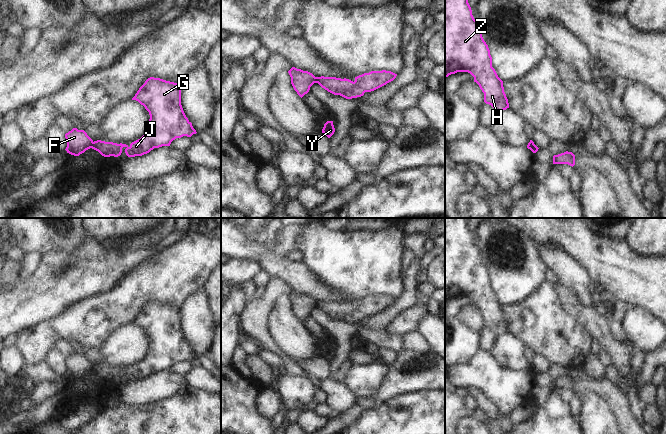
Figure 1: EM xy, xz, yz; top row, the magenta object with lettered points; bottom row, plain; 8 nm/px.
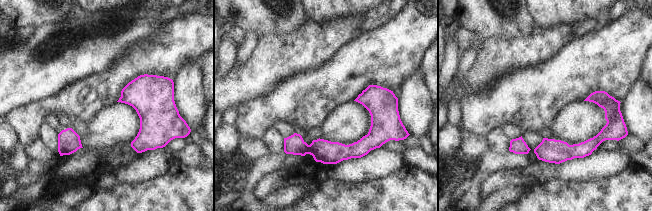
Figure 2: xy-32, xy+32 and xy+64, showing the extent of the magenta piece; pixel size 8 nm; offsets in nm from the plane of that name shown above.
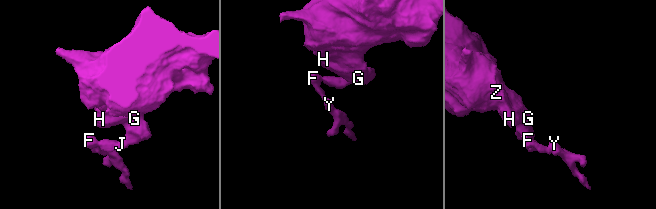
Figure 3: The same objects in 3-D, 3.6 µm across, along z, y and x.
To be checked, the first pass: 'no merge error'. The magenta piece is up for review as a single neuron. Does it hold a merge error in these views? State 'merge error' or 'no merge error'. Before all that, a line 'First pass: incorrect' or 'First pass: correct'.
First pass: incorrect
merge error

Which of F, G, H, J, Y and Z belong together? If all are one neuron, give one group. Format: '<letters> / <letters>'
F Y / G H J Z

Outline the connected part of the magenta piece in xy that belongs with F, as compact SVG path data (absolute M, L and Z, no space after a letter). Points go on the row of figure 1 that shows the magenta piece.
M73 128L71 131L65 134L67 141L66 151L67 153L79 156L86 150L91 148L93 140L87 135L84 130L78 130Z

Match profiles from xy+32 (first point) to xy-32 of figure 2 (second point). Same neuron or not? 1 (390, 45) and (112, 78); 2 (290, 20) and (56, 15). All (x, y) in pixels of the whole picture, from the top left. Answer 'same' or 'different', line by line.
1: same
2: same

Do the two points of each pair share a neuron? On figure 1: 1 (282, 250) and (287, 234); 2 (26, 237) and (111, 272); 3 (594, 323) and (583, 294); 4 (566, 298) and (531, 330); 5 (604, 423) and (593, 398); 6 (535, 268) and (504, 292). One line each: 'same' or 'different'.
1: same
2: different
3: different
4: different
5: same
6: same

